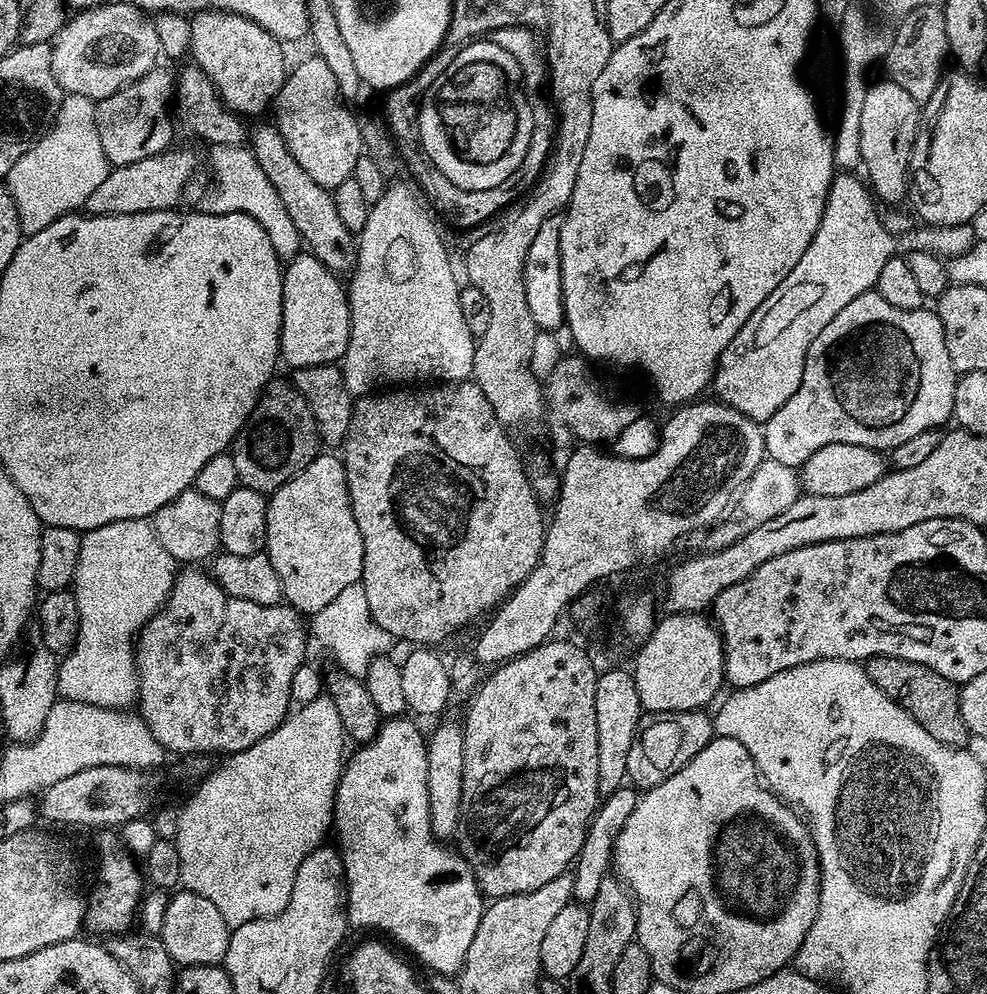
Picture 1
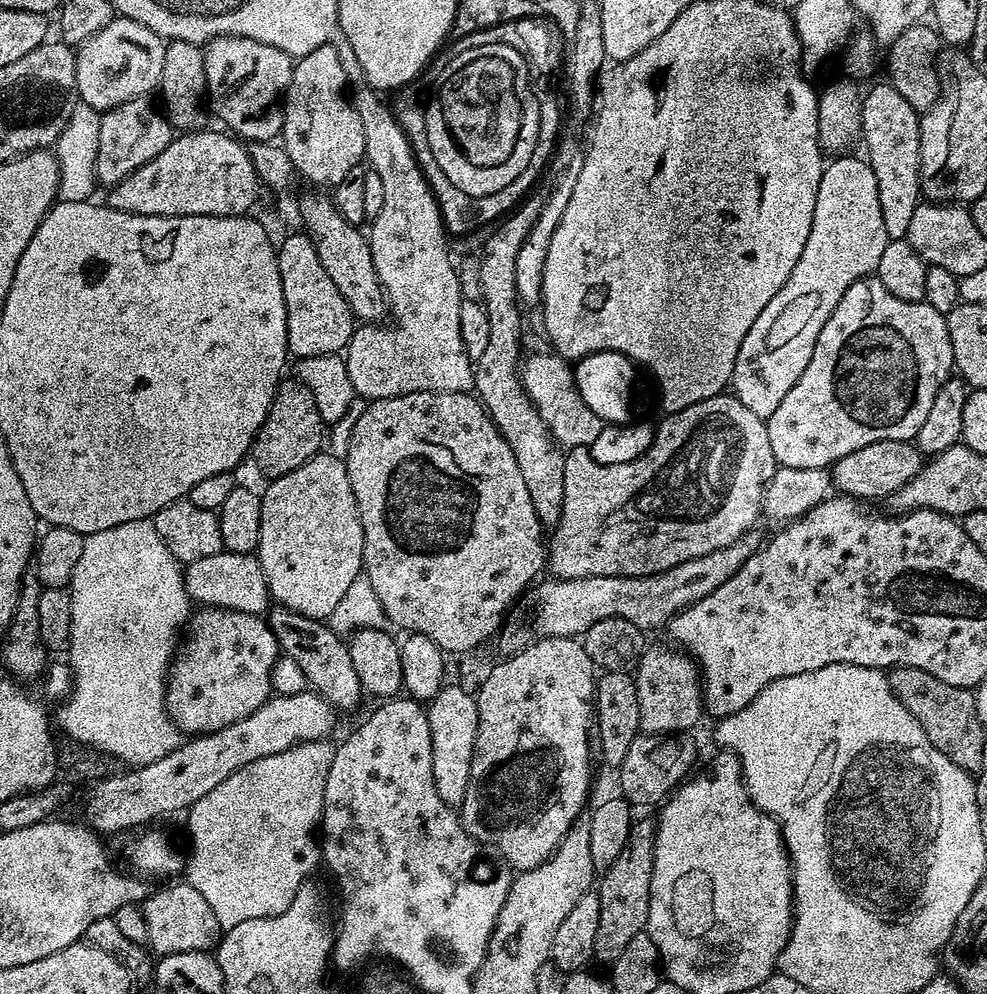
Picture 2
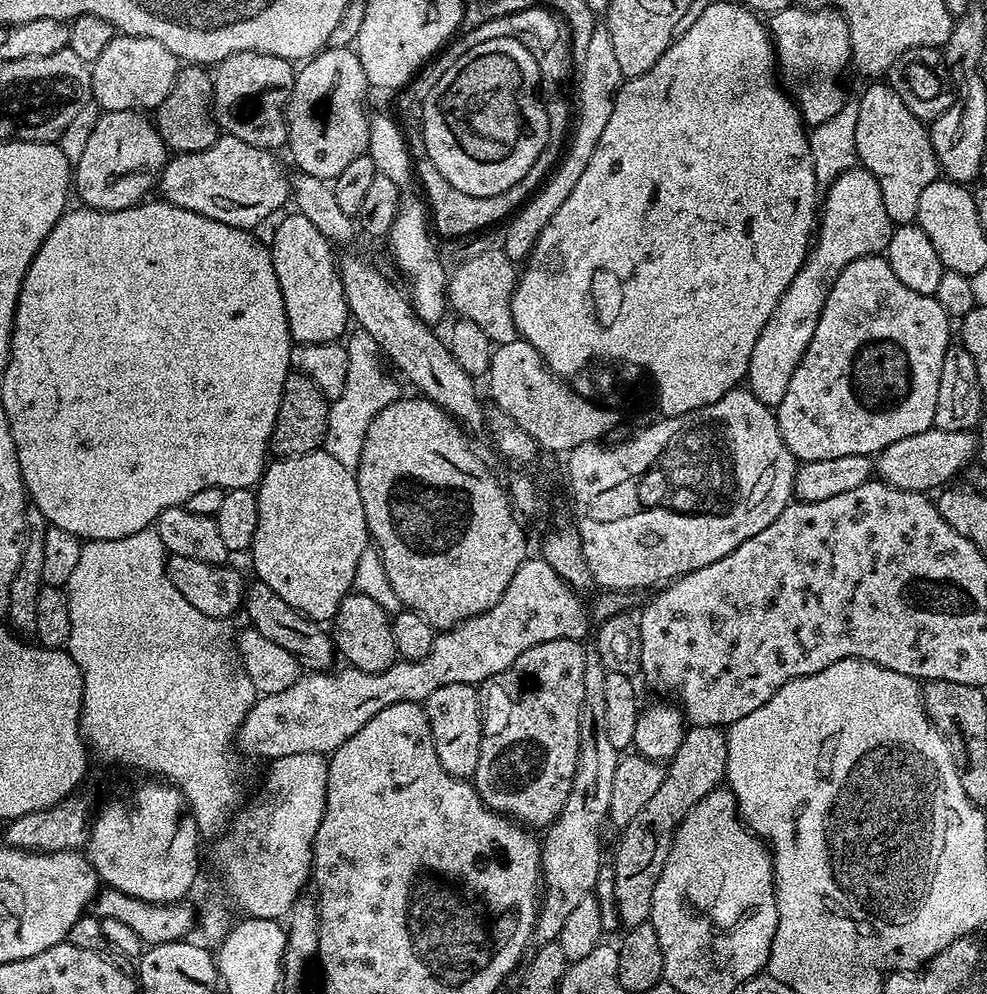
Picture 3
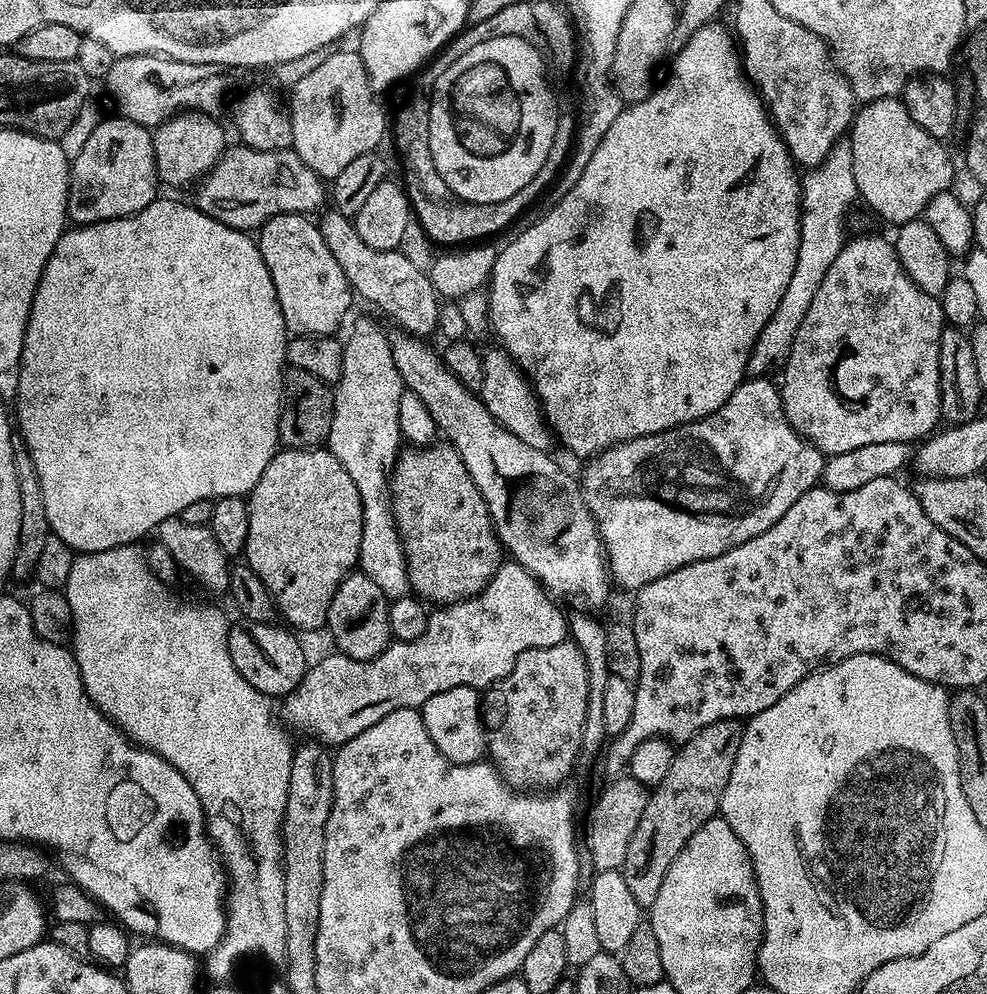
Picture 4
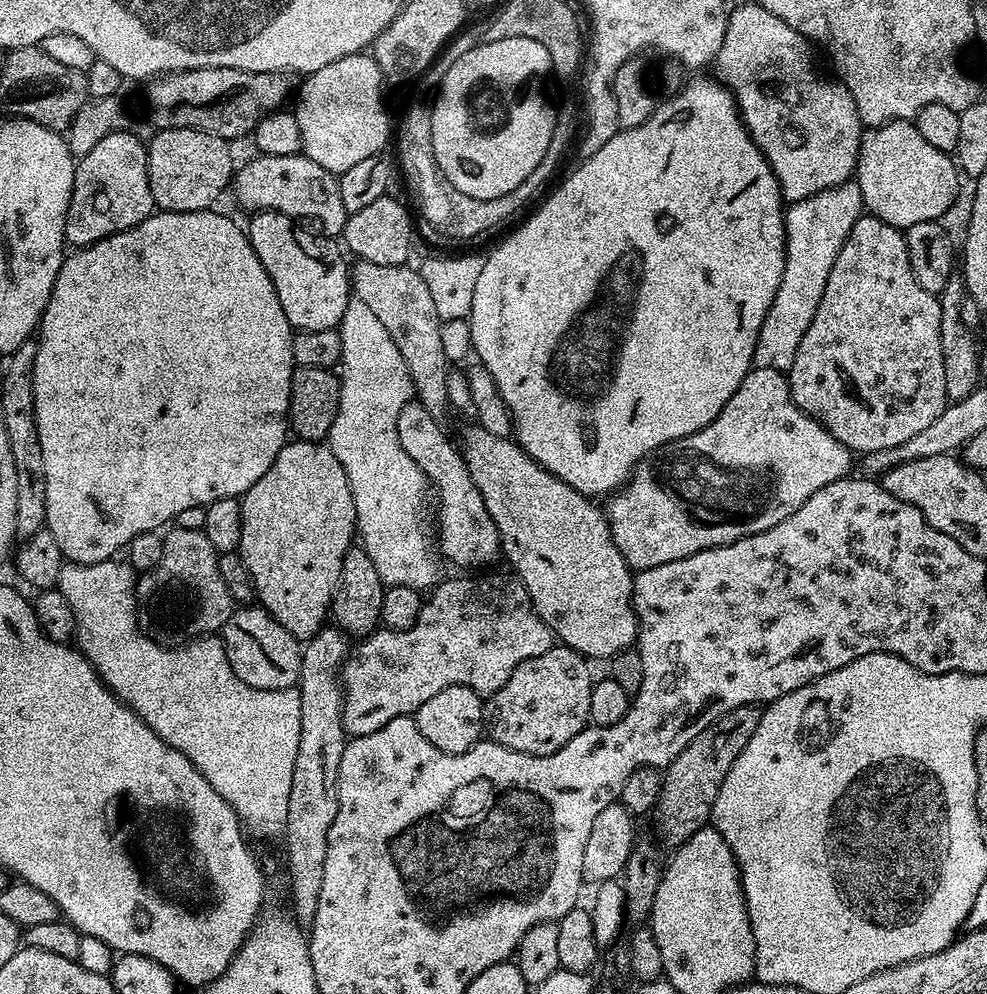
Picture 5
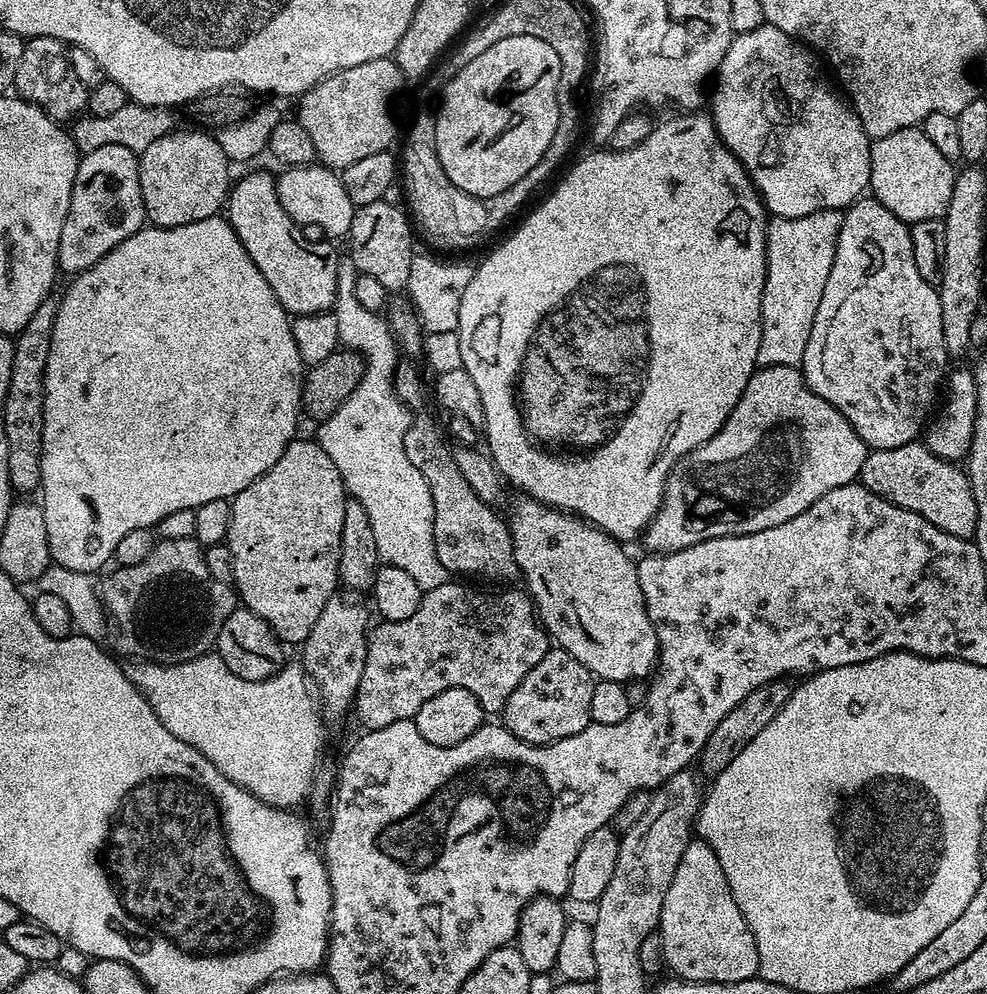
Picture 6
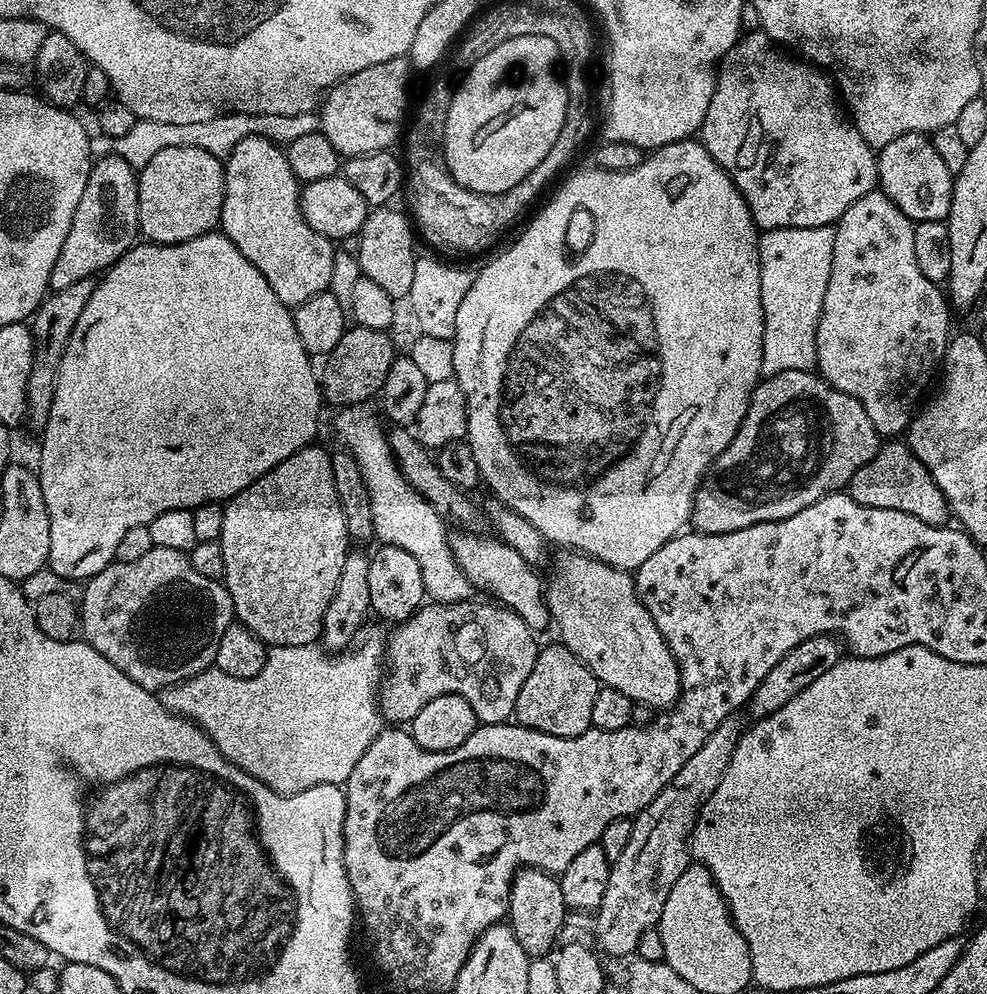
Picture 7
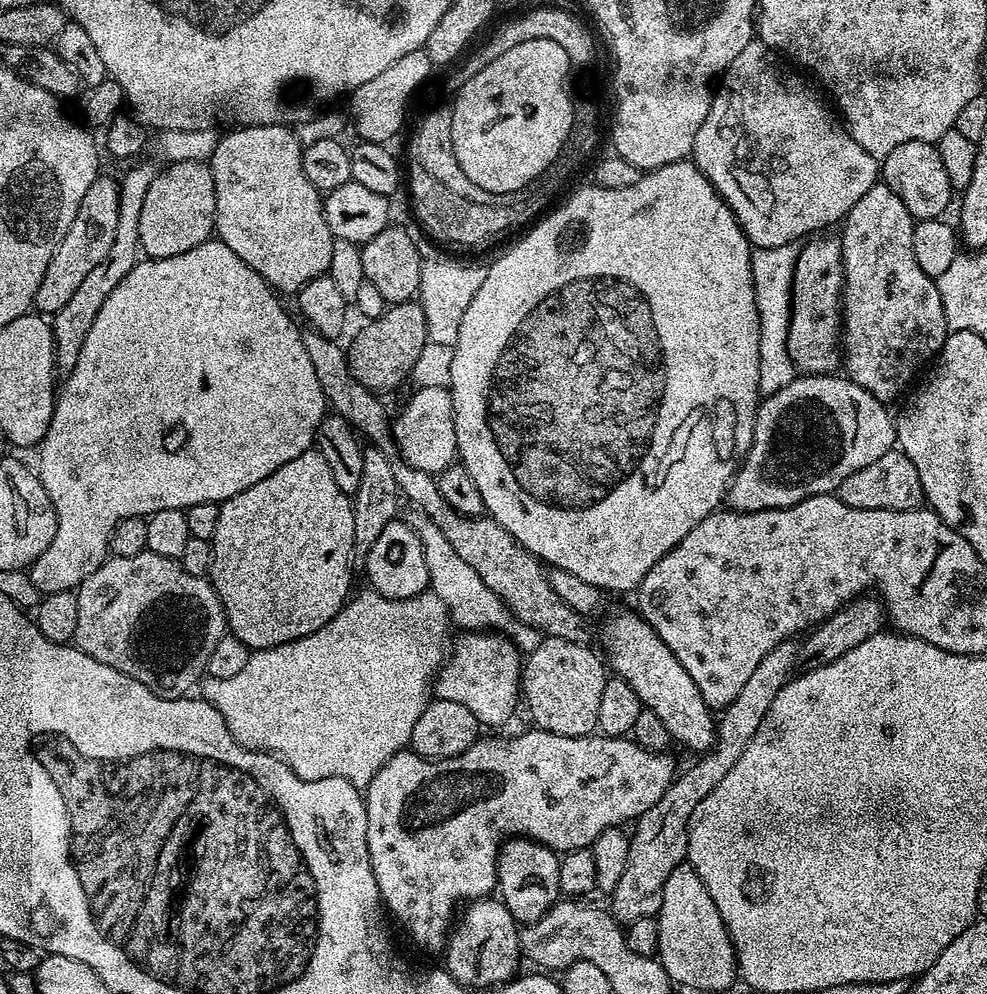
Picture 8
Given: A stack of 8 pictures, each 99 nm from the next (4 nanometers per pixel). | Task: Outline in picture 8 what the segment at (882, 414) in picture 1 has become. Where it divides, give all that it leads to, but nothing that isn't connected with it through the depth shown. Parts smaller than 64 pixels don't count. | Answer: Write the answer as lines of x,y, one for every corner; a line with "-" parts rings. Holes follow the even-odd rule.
878,182
870,186
844,217
843,228
844,232
839,233
840,257
844,261
842,368
848,379
862,386
862,390
870,390
879,400
893,402
909,391
908,383
915,378
916,371
939,353
948,336
950,329
942,298
936,280
922,274
914,259
914,218
888,184

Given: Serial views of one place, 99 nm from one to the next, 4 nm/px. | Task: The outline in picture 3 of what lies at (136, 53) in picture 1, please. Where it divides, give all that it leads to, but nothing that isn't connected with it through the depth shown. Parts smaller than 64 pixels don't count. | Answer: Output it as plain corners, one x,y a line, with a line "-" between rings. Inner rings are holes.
116,34
106,46
106,50
102,50
102,54
98,54
98,58
91,61
90,67
92,69
91,99
106,112
117,112
118,110
135,112
155,110
163,102
166,94
170,94
172,84
177,74
180,73
182,64
173,52
166,50
166,46
162,46
162,42
154,42
154,38

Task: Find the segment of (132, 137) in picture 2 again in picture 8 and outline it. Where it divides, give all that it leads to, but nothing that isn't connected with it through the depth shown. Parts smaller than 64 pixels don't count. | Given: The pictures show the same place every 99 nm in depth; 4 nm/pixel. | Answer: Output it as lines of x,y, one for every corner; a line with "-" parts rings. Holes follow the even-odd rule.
107,174
96,177
96,181
86,190
86,195
78,206
78,214
74,214
74,222
70,222
70,230
66,230
66,238
58,242
58,250
54,250
54,258
50,258
50,266
46,266
46,274
42,274
42,282
38,285
38,294
34,305
40,314
55,314
70,302
74,290
86,279
86,274
110,254
110,246
114,246
114,234
118,234
118,202
120,201
120,185

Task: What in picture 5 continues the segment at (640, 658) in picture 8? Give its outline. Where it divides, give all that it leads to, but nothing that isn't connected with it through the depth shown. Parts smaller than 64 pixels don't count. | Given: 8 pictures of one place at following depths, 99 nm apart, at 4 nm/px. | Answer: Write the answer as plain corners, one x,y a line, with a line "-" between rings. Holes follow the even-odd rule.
476,422
469,424
472,425
465,430
464,437
458,440
465,464
497,527
502,556
512,563
511,571
516,579
524,583
538,618
546,622
563,647
572,648
593,661
608,662
631,649
638,640
636,611
632,605
634,572
614,542
607,515
601,509
599,512
589,497
566,486
566,482
534,462
515,439
490,434
490,430

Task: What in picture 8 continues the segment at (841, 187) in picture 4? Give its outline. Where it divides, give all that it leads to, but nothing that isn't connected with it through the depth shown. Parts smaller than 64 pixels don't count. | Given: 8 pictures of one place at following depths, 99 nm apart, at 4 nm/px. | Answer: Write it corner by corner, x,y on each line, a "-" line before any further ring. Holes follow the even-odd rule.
795,243
773,248
752,249
752,281
754,282
754,302
758,306
758,318
760,319
760,341
758,342
758,386
761,397
773,396
782,390
782,386
790,386
790,382
796,379
798,369
796,363
790,358
788,349
788,331
790,330
790,318
792,317
792,279
796,266
798,248

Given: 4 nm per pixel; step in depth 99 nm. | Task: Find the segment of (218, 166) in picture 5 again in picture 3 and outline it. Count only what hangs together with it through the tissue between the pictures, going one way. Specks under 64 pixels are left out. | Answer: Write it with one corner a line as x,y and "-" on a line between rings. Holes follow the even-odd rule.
185,63
172,84
170,94
154,110
154,123
162,142
173,153
201,152
206,146
214,146
214,142
222,134
216,123
216,115
212,113
212,77
207,67

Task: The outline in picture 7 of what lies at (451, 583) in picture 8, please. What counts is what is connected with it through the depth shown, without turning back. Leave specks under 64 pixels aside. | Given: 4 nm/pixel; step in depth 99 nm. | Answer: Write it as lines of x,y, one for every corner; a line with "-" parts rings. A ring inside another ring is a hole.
353,404
351,406
344,406
339,409
340,412
336,416
336,436
341,440
343,447
351,454
354,458
354,462
358,462
358,470
362,470
362,478
366,482
366,490
370,490
370,502
372,503
372,517
374,518
374,530
376,531
375,539
379,541
380,544
389,544
390,546
402,546
402,550
406,550
407,553
413,556
413,558
418,561
418,566
422,569
422,582
424,583
424,591
433,601
439,602
441,604
456,604
459,600
469,599
473,595
474,587
473,584
467,580
466,574
458,566
458,562
455,561
454,554
451,552
451,546
449,544
450,532
444,529
444,524
446,525
445,517
440,516
436,513
434,508
430,506
430,502
426,498
422,498
422,494
418,494
414,490
414,486
410,486
410,482
406,482
406,478
402,474
402,470
397,466
394,454
390,450
388,445
388,438
386,435
386,428
380,425
382,423
381,417
368,409
368,406
364,404

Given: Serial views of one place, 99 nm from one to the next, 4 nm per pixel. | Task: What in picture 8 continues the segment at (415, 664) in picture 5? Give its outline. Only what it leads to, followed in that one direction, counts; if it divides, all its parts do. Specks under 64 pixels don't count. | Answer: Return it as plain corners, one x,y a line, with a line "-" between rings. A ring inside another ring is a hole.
468,630
460,637
455,637
450,648
450,655
440,665
434,681
435,699
446,702
459,702
478,718
478,722
485,729
496,730
499,724
504,724
518,708
518,695
522,690
522,653
507,636
496,630

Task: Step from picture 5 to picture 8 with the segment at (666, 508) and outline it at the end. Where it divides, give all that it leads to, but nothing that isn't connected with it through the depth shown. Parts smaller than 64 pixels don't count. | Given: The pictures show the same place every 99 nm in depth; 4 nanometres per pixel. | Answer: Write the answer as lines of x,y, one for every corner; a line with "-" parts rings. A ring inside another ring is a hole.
797,375
796,379
790,382
790,386
782,386
782,390
778,390
778,394
761,399
756,410
752,445
740,467
737,468
736,475
732,477
732,487
729,488
726,495
727,503
737,512
757,512
767,508
789,508
811,496
826,496
835,493
840,484
846,482
846,478
850,478
850,474
854,474
854,470
862,470
862,466
870,466
870,462
882,458
882,454
893,451
896,444
896,422
893,413
888,413
888,408
889,405
885,401
874,398
874,394
870,394
870,390
862,390
862,386
858,386
853,380
849,380
847,375

